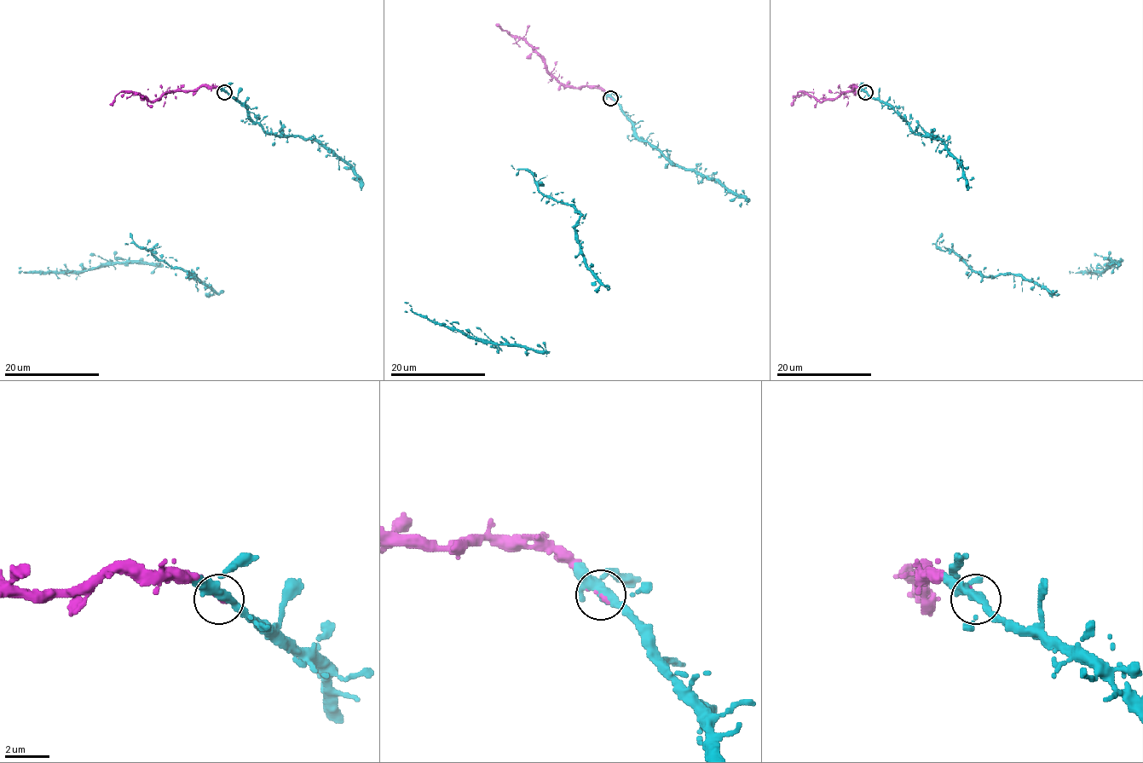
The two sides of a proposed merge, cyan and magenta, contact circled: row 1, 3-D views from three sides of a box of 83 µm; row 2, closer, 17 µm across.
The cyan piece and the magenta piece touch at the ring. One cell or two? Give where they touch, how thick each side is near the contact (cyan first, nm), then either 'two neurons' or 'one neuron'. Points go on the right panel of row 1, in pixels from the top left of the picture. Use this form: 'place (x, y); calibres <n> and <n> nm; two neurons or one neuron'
place (865, 92); calibres 320 and 160 nm; one neuron

